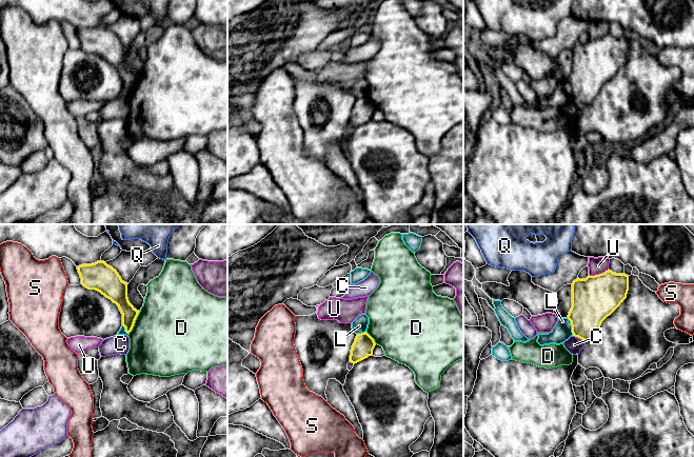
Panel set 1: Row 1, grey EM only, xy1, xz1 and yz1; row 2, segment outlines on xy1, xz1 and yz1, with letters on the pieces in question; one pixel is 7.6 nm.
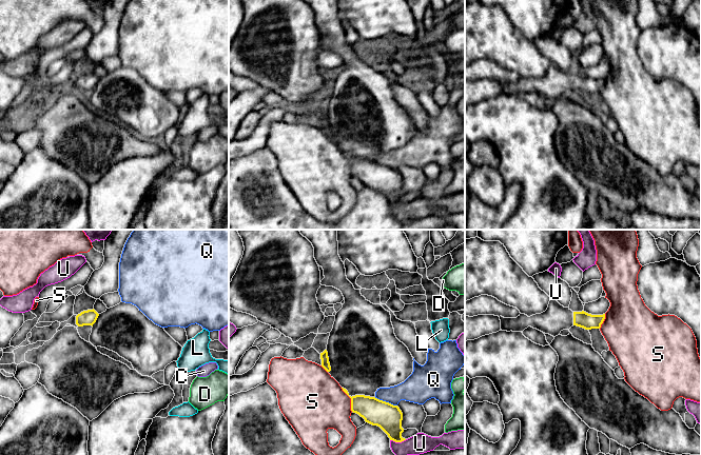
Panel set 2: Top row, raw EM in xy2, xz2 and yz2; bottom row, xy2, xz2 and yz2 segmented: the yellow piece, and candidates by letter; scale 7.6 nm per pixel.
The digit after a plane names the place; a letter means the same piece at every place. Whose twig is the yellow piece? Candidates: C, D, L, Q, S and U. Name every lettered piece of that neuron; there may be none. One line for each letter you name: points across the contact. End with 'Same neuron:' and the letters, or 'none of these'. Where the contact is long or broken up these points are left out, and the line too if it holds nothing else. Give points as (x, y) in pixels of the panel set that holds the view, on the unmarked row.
Same neuron: none of these

